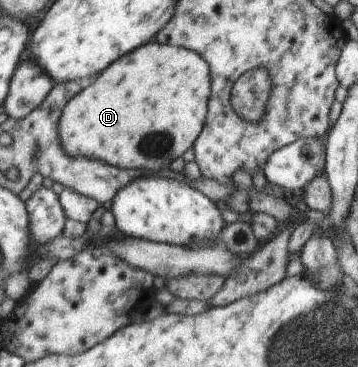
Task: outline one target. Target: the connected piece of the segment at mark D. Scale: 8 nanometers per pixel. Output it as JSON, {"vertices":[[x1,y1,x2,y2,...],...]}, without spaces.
{"vertices":[[152,40,116,59,95,82,87,82,63,108,59,137,66,154,103,160,118,168,158,172,170,167,173,160,192,148,205,127,211,95,208,63,197,52]]}

